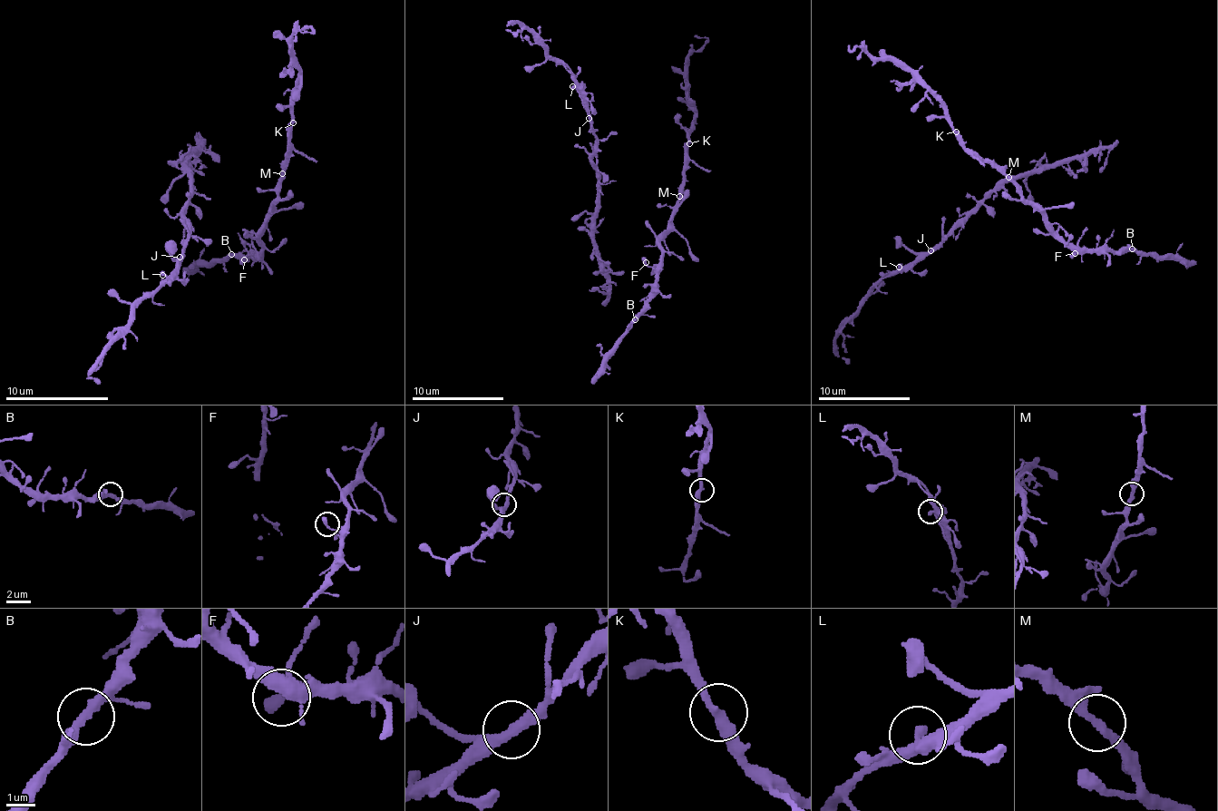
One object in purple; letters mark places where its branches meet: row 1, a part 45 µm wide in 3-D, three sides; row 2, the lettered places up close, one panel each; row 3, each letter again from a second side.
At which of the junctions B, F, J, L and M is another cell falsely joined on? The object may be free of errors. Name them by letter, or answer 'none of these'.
none of these

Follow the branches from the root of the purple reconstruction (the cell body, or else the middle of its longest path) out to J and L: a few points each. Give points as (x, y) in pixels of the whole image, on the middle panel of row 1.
J: (616, 180), (605, 185), (600, 180), (593, 161), (596, 130), (589, 118)
L: (616, 180), (605, 185), (600, 180), (593, 161), (596, 130), (591, 125), (589, 104), (579, 89), (572, 86)

